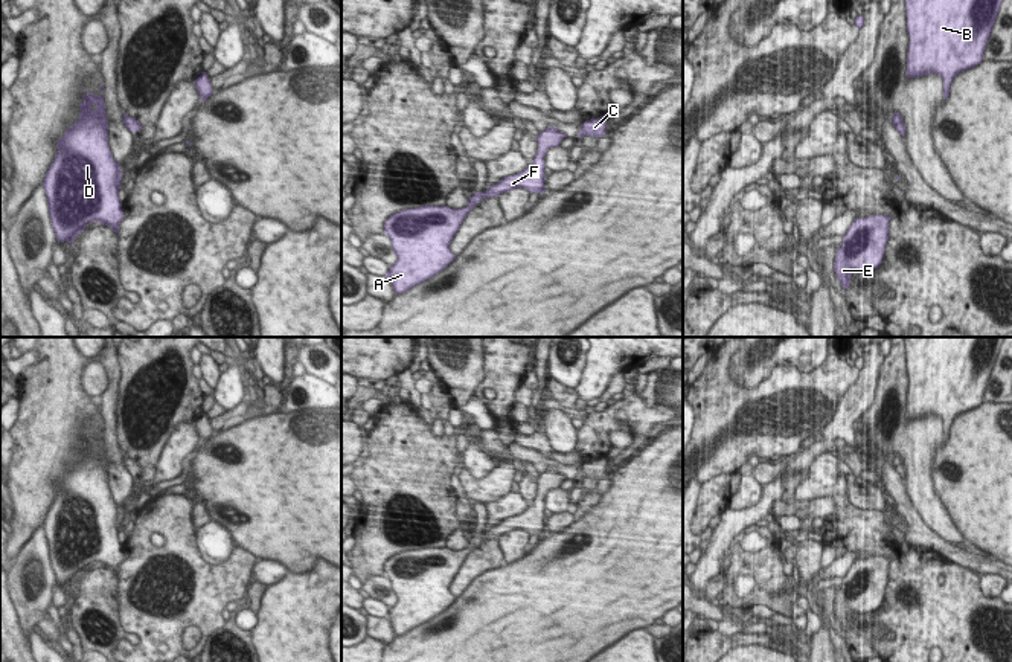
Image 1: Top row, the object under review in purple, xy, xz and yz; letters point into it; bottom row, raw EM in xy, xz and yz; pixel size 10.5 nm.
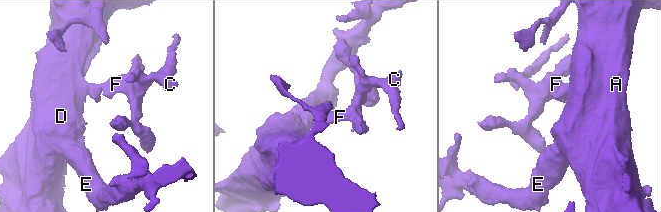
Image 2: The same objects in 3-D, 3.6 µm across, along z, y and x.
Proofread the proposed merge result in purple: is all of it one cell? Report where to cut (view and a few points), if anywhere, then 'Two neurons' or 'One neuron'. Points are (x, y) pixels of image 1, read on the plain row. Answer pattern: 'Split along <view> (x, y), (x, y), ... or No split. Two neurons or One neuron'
No split. One neuron

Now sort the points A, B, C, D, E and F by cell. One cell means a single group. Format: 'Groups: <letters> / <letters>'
Groups: A B C D E F

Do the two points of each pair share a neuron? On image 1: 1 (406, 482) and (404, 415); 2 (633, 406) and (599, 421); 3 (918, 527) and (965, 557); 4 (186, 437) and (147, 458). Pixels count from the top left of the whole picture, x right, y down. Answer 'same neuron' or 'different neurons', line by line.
1: same neuron
2: same neuron
3: same neuron
4: different neurons

